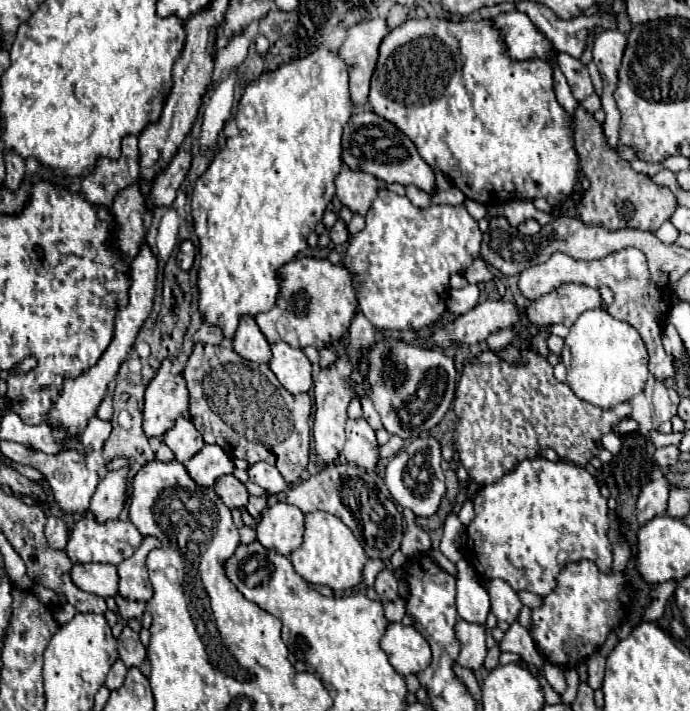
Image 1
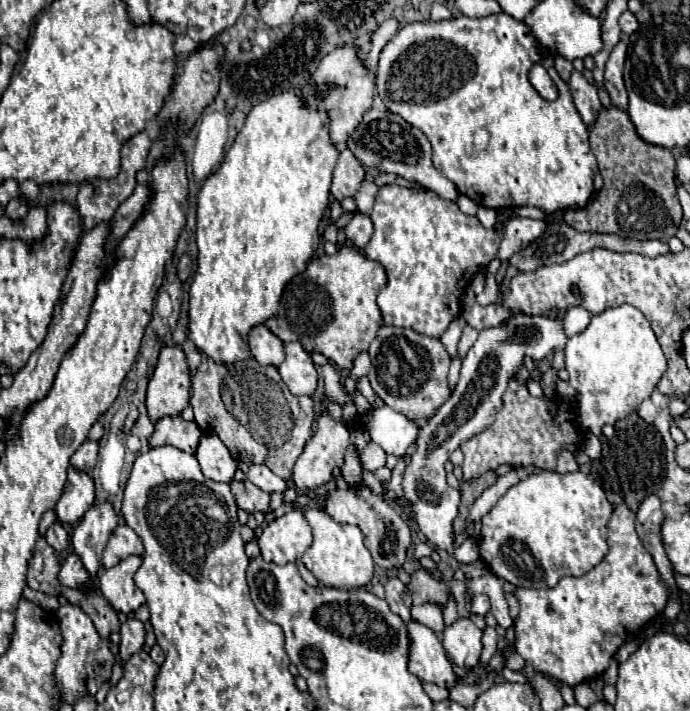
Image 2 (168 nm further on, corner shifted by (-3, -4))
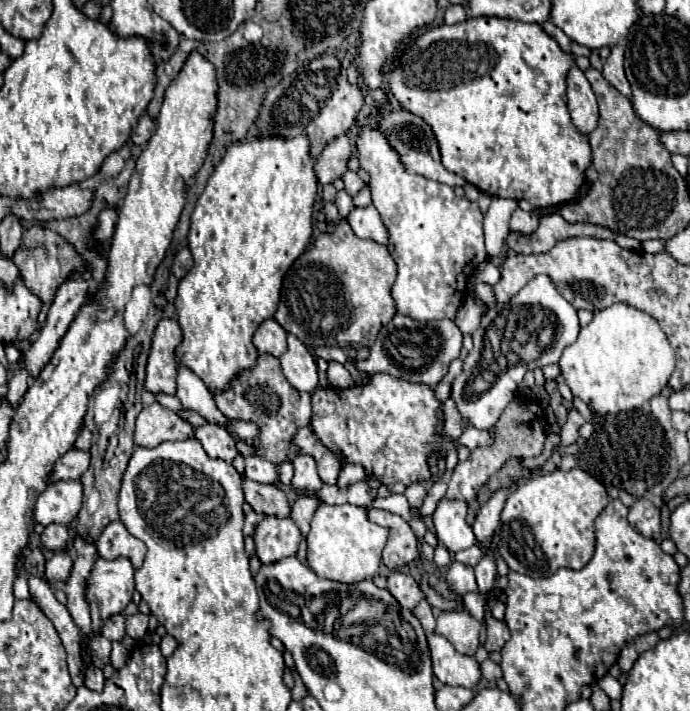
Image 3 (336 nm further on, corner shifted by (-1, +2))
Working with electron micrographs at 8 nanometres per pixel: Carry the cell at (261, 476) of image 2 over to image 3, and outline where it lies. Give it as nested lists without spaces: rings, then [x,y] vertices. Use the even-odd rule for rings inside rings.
[[[248,456],[244,476],[254,482],[260,482],[260,484],[274,484],[278,480],[278,468],[264,458]]]

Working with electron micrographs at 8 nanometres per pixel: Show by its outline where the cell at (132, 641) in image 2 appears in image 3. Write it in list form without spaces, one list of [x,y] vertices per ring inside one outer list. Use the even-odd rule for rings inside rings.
[[[134,614],[134,616],[128,616],[126,618],[126,634],[132,638],[132,640],[142,640],[148,632],[148,616],[144,614]]]

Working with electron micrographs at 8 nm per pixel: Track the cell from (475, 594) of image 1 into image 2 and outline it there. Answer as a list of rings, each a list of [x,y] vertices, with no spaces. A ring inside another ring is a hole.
[[[478,594],[472,602],[472,612],[484,616],[488,610],[490,610],[490,598],[486,594]]]

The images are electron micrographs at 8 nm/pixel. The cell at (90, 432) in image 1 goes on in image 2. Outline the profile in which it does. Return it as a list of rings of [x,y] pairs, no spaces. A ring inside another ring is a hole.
[[[86,440],[72,456],[70,466],[80,470],[80,472],[88,472],[96,466],[96,456],[98,456],[98,442],[90,442]]]

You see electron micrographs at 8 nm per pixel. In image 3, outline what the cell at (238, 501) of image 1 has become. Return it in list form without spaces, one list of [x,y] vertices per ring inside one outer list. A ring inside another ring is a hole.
[[[244,478],[242,490],[244,490],[246,502],[254,508],[254,512],[260,512],[266,516],[280,516],[280,518],[290,514],[288,498],[284,490],[278,486],[272,486],[272,484],[266,486],[266,484],[258,484],[254,480]]]

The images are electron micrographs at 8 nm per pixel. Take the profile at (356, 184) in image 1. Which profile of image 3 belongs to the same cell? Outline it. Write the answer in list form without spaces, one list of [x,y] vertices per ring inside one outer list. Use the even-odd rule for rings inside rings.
[[[346,134],[338,136],[326,150],[320,154],[316,162],[316,176],[320,184],[332,184],[336,178],[342,178],[348,170],[348,160],[354,152],[354,144]]]

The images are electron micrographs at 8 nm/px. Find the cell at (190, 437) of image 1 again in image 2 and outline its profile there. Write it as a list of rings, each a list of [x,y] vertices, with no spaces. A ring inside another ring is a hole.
[[[164,416],[164,418],[156,420],[154,432],[152,432],[148,444],[152,448],[170,444],[188,454],[194,454],[198,442],[200,442],[200,436],[202,436],[202,432],[194,422],[186,422],[180,416]]]

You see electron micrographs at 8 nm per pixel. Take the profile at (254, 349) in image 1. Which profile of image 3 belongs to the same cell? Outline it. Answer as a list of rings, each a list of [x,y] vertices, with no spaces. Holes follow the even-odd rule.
[[[264,320],[260,324],[260,328],[254,334],[254,346],[256,350],[262,354],[272,354],[276,358],[280,358],[286,352],[286,330],[282,330],[282,326],[278,326],[278,322]]]

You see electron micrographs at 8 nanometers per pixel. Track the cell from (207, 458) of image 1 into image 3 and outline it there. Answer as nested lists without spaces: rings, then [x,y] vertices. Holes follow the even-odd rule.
[[[204,424],[196,430],[194,438],[202,444],[204,452],[210,456],[210,458],[220,458],[224,460],[226,464],[230,464],[234,460],[234,456],[238,454],[236,446],[234,446],[234,440],[232,436],[226,432],[226,428],[218,426],[218,424]]]

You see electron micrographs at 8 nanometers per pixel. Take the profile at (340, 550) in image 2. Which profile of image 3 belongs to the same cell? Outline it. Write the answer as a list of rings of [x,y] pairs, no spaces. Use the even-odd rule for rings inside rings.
[[[320,504],[312,516],[308,542],[308,566],[326,580],[356,584],[372,580],[380,566],[380,554],[386,544],[386,528],[372,524],[366,518],[366,510],[360,506],[328,506]]]

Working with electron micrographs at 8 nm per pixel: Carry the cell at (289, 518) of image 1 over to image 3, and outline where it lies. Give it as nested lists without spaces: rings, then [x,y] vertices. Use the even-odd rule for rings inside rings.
[[[266,516],[256,526],[254,542],[256,542],[256,554],[260,562],[270,564],[294,556],[302,542],[302,532],[290,516],[288,518]]]

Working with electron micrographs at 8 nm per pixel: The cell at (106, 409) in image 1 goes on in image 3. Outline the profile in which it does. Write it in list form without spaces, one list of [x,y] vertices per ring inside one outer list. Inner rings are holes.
[[[84,426],[80,430],[80,434],[78,434],[78,438],[76,438],[74,448],[78,448],[78,450],[90,450],[90,444],[92,444],[92,430]]]

